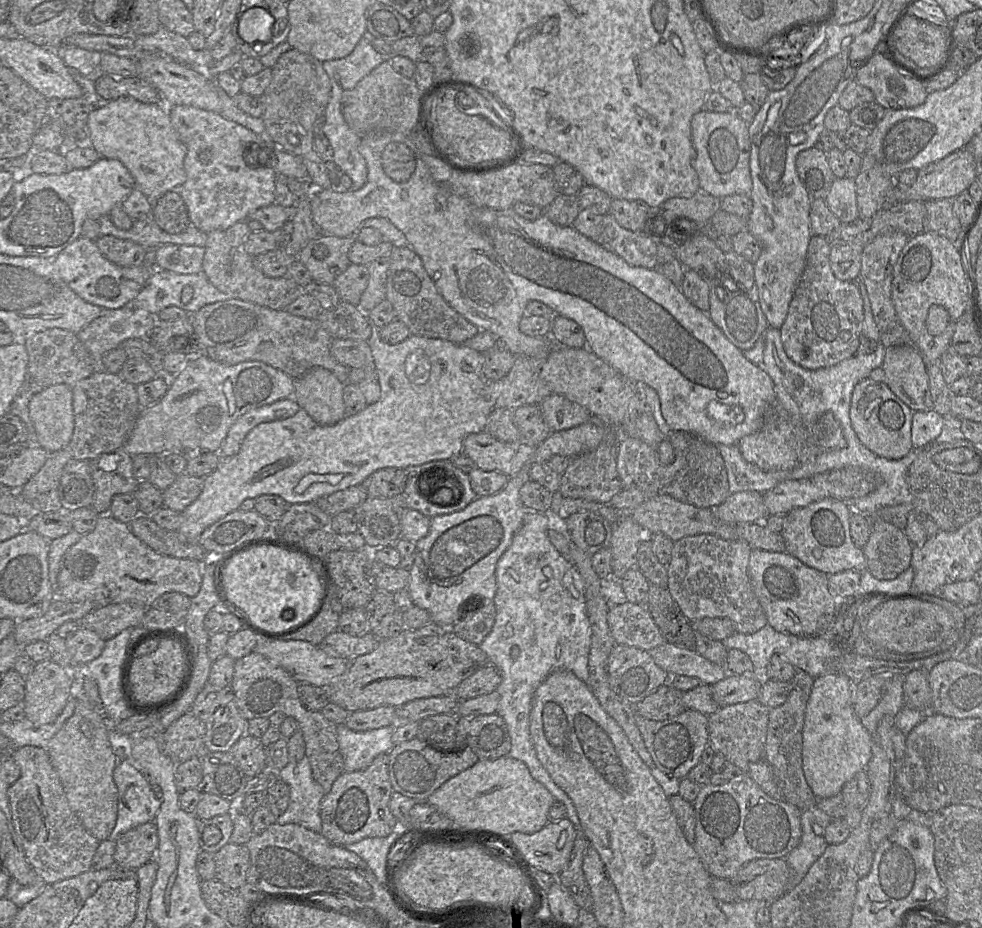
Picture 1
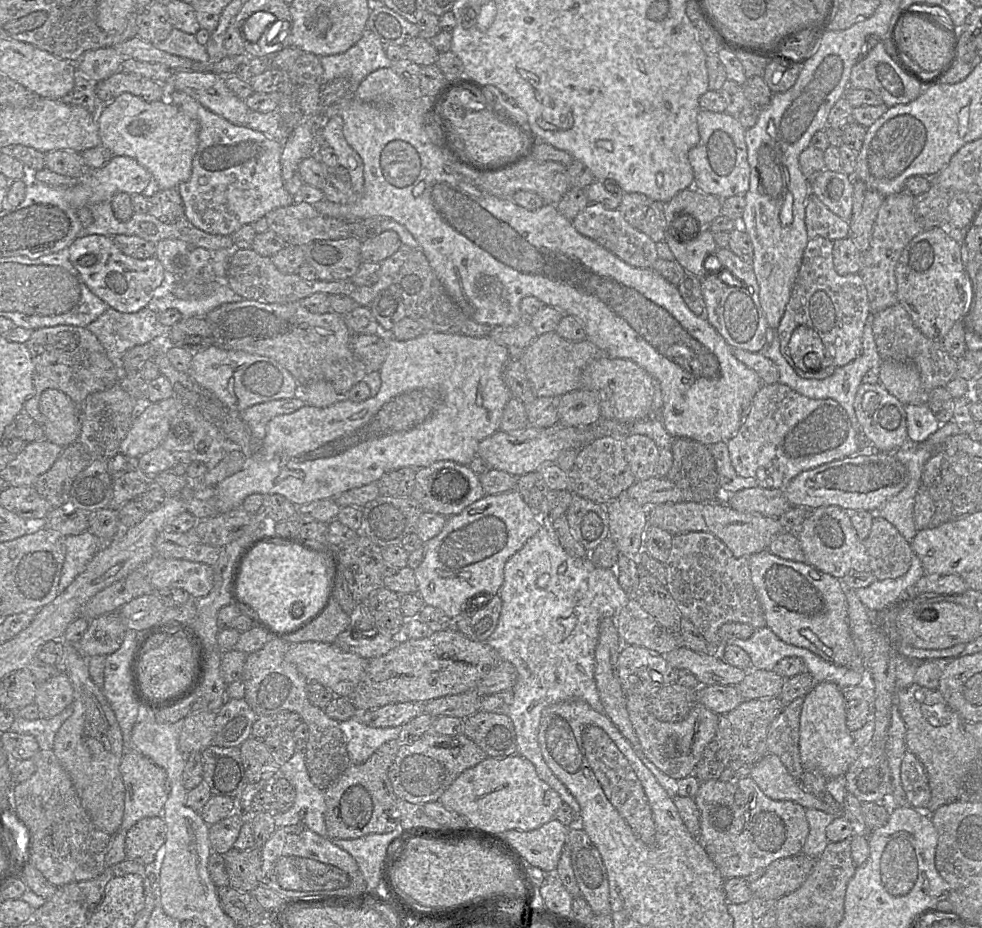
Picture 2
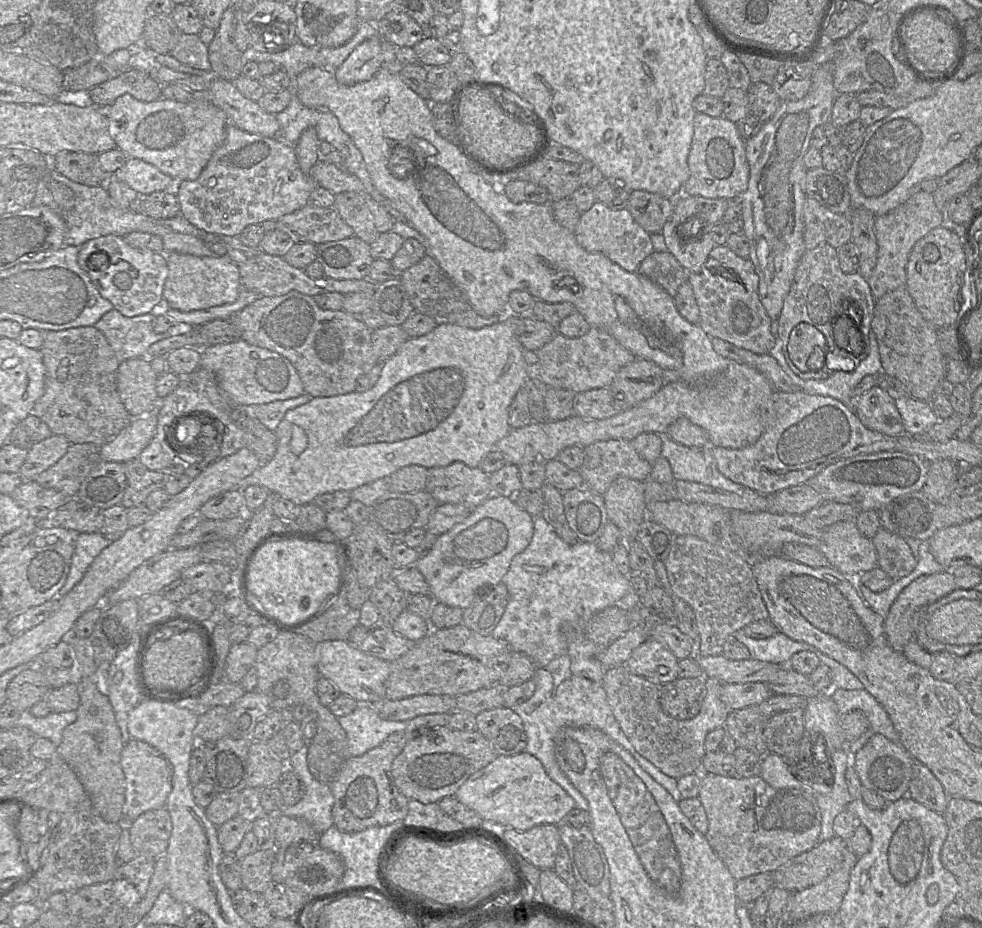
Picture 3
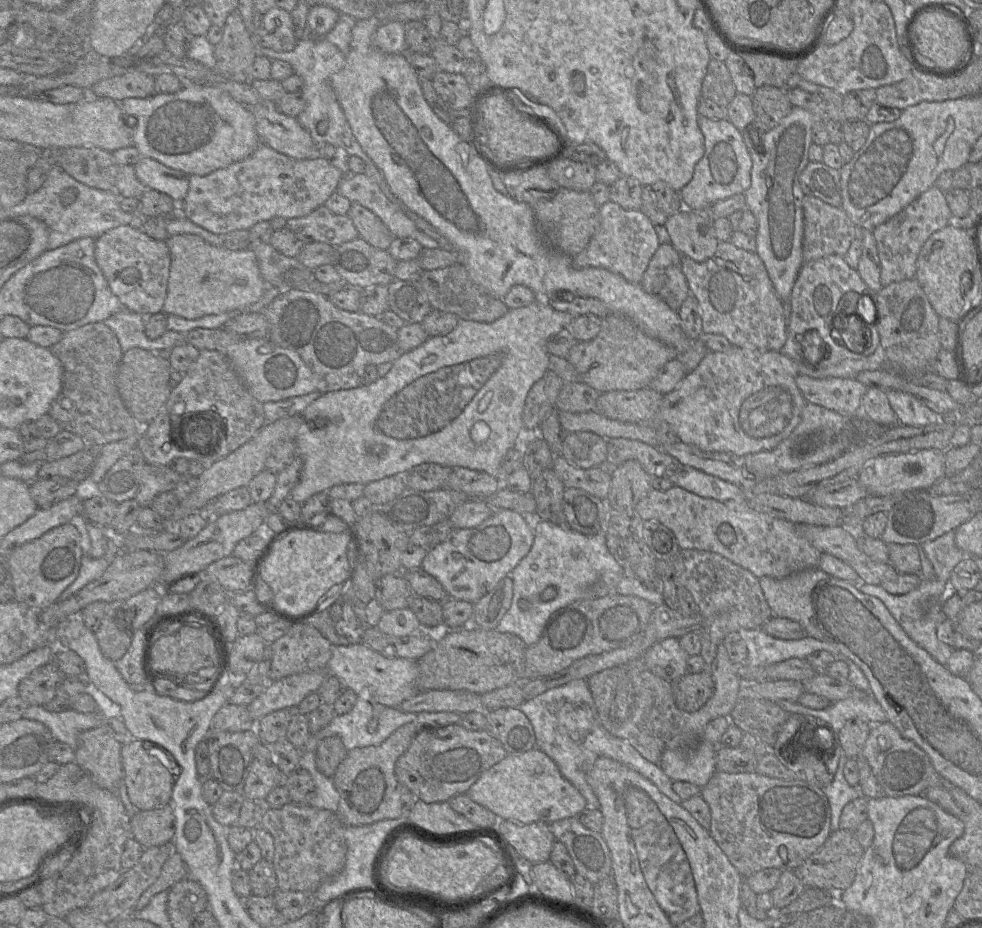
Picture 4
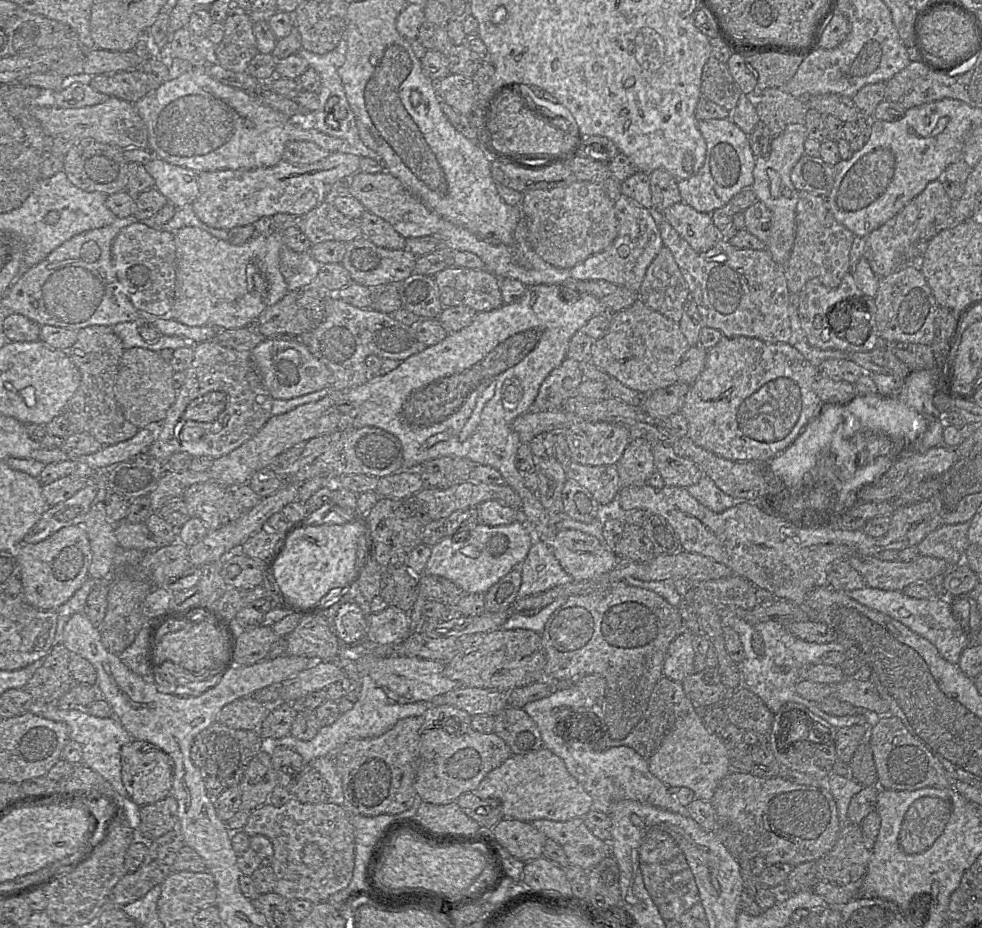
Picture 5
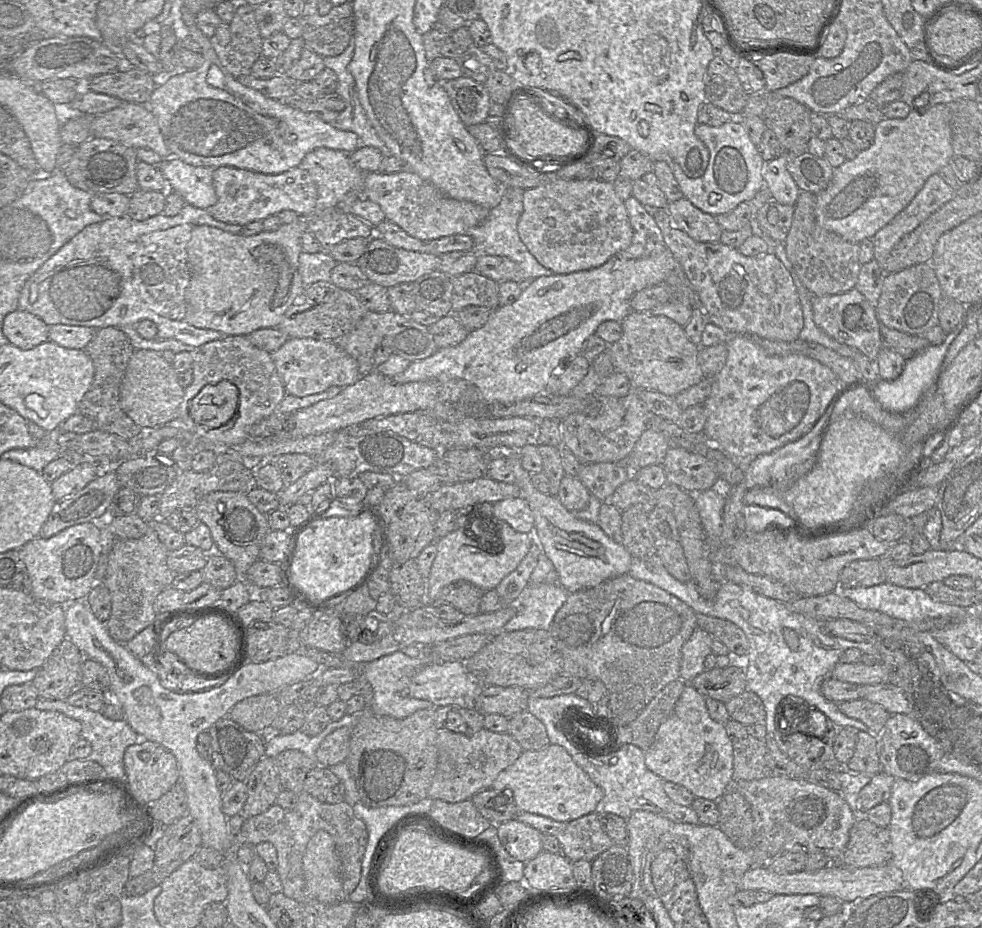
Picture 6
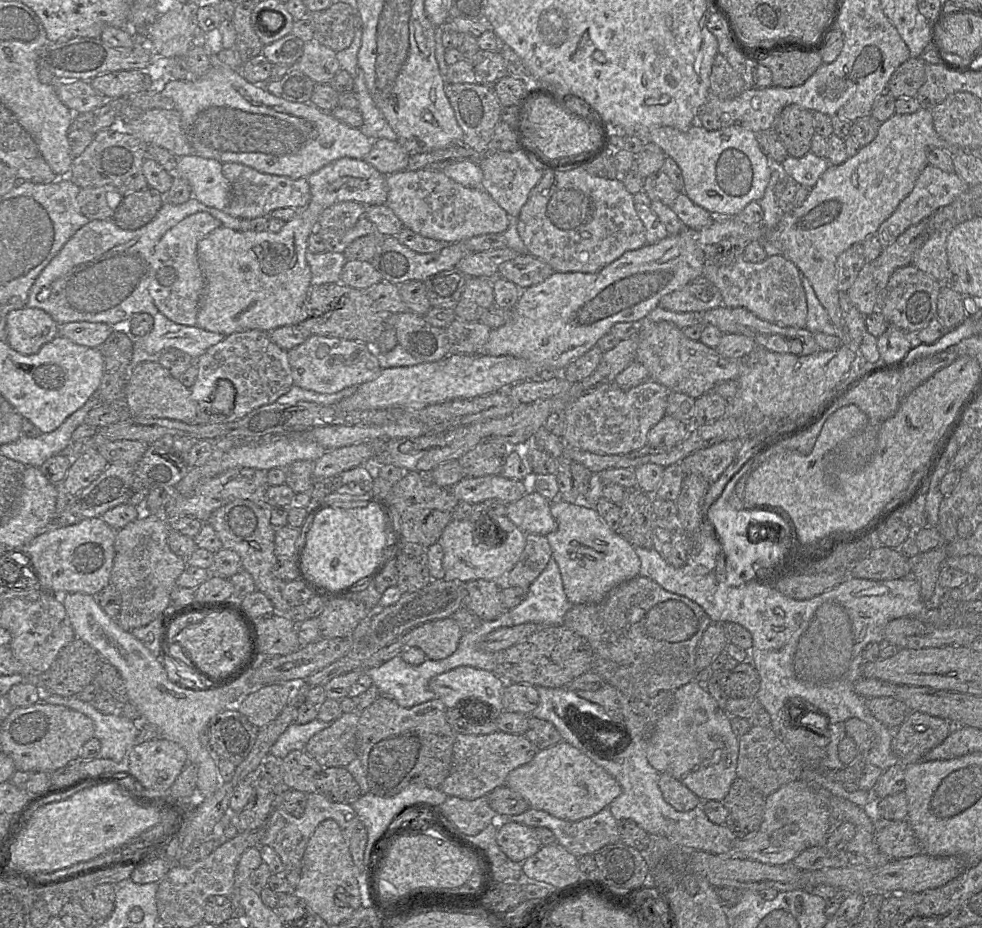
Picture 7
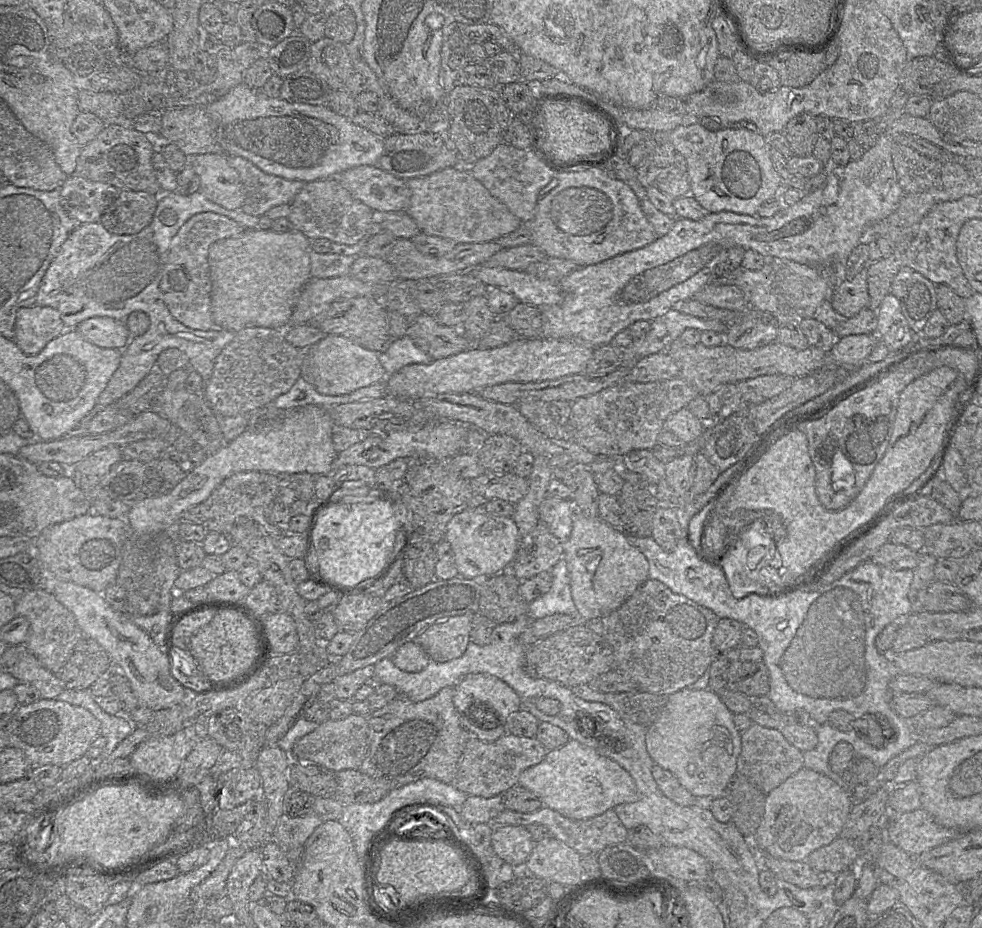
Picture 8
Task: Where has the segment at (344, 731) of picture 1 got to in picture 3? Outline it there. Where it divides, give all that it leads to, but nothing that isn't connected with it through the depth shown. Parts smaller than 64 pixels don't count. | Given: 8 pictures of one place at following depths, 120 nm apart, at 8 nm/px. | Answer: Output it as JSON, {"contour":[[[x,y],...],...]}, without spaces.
{"contour":[[[358,705],[349,715],[337,718],[346,733],[348,753],[361,756],[381,745],[392,733],[404,731],[408,721],[388,721],[380,718],[375,706]]]}

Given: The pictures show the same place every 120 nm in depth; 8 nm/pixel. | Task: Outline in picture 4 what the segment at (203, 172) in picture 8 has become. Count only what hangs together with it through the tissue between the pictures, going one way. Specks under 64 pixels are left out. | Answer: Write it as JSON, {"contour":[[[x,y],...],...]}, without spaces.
{"contour":[[[142,157],[134,169],[137,178],[146,188],[163,192],[176,203],[181,203],[188,192],[190,175],[169,168],[153,158]]]}

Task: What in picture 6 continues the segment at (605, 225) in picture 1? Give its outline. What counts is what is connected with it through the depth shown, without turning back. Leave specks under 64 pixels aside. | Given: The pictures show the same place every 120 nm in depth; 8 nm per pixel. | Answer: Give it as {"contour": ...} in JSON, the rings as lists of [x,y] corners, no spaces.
{"contour":[[[633,196],[624,201],[633,237],[630,246],[620,251],[615,257],[639,259],[655,256],[667,249],[661,230],[644,206]]]}

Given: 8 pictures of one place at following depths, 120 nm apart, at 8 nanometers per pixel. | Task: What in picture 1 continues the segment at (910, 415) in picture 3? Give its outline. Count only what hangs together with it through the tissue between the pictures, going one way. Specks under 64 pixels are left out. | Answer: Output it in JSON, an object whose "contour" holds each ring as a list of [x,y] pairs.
{"contour":[[[934,409],[915,411],[912,416],[911,441],[913,449],[921,449],[940,435],[944,424],[944,417]]]}

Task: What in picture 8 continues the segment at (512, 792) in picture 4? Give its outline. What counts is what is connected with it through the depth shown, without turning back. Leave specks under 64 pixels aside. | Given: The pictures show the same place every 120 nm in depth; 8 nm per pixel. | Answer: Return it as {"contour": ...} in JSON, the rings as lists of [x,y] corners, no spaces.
{"contour":[[[571,739],[564,746],[548,751],[539,764],[524,770],[518,785],[534,793],[542,807],[573,820],[591,819],[617,805],[638,800],[635,781],[624,768],[593,748]]]}

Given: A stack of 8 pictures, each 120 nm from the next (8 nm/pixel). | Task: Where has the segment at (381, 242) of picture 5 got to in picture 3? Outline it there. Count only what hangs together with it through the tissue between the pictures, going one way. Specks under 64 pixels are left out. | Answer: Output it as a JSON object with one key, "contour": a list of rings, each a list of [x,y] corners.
{"contour":[[[351,191],[336,194],[334,208],[357,237],[369,245],[377,240],[379,232],[363,195]]]}

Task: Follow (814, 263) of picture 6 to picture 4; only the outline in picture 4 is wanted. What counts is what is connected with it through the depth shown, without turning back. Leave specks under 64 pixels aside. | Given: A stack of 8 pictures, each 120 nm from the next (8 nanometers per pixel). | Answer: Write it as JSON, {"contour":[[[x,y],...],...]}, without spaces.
{"contour":[[[813,196],[803,198],[804,235],[802,244],[803,263],[829,255],[844,256],[851,242],[858,237],[858,227],[841,207],[834,207]]]}

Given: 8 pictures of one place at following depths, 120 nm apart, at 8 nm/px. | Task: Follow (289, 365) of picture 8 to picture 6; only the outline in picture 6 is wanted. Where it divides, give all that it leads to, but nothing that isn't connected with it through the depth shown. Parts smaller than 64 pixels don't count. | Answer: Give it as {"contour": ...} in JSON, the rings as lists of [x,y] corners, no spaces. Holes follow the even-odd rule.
{"contour":[[[228,335],[223,339],[207,342],[194,349],[192,382],[184,389],[184,396],[178,408],[178,416],[165,425],[191,433],[213,443],[234,445],[249,438],[250,427],[277,411],[279,403],[286,395],[283,382],[278,375],[271,354],[254,346],[246,336]],[[222,380],[233,383],[238,391],[238,404],[232,418],[224,425],[214,428],[195,422],[189,413],[190,400],[208,385]]]}

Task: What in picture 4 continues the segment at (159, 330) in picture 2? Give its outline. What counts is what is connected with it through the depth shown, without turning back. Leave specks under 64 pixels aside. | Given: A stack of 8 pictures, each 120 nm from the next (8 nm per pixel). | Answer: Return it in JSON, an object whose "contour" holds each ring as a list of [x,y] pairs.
{"contour":[[[130,310],[115,313],[102,321],[117,336],[122,352],[131,348],[142,348],[148,351],[172,349],[176,344],[186,343],[184,335],[167,330],[160,337],[150,339],[145,334],[145,320],[152,314],[139,314]]]}

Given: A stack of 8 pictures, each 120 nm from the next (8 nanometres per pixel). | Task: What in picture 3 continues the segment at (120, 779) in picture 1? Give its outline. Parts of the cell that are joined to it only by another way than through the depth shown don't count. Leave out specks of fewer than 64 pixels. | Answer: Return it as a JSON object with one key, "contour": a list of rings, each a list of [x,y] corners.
{"contour":[[[132,739],[122,750],[121,767],[126,780],[124,824],[131,823],[146,811],[165,807],[172,790],[172,768],[157,752],[144,742]]]}

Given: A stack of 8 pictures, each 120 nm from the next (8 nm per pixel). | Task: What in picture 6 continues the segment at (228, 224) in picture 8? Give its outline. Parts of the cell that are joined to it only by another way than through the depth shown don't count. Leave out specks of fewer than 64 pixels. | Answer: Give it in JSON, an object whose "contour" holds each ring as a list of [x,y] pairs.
{"contour":[[[182,224],[147,233],[138,239],[132,254],[133,279],[143,300],[154,312],[172,320],[183,320],[186,313],[185,291],[190,282],[186,247],[193,227]]]}

